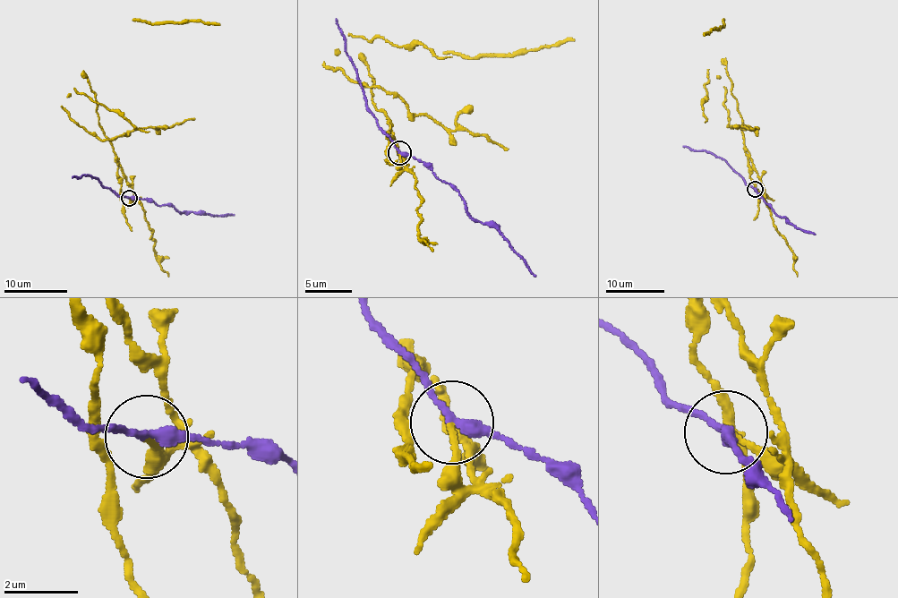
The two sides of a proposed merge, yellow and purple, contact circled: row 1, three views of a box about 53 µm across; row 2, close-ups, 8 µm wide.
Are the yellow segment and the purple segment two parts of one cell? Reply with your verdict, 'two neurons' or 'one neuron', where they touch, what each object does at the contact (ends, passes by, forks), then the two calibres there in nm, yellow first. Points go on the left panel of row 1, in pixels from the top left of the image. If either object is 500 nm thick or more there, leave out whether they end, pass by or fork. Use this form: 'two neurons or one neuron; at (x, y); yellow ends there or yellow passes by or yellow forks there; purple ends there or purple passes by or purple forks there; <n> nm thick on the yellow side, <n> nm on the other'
two neurons; at (129, 198); yellow passes by; purple passes by; 110 nm thick on the yellow side, 280 nm on the other

